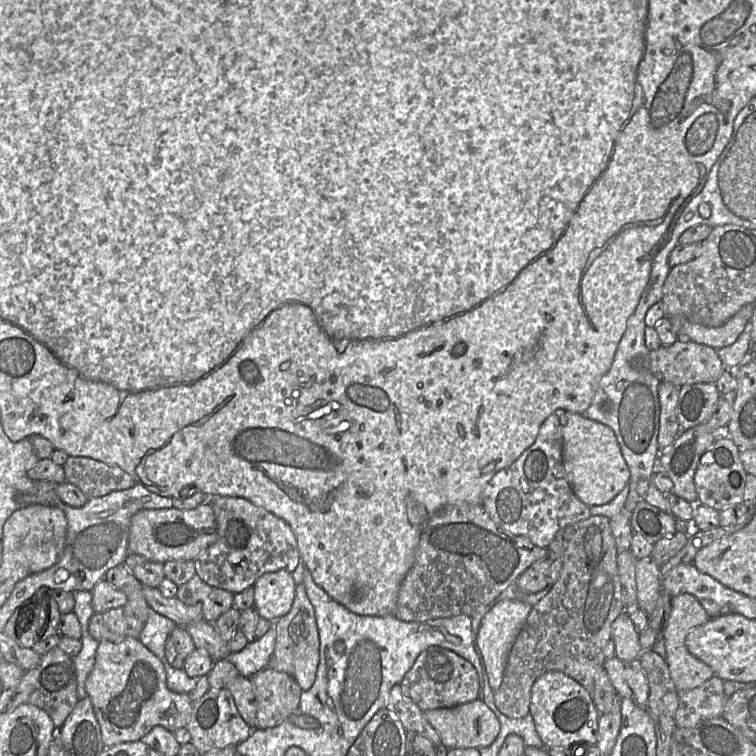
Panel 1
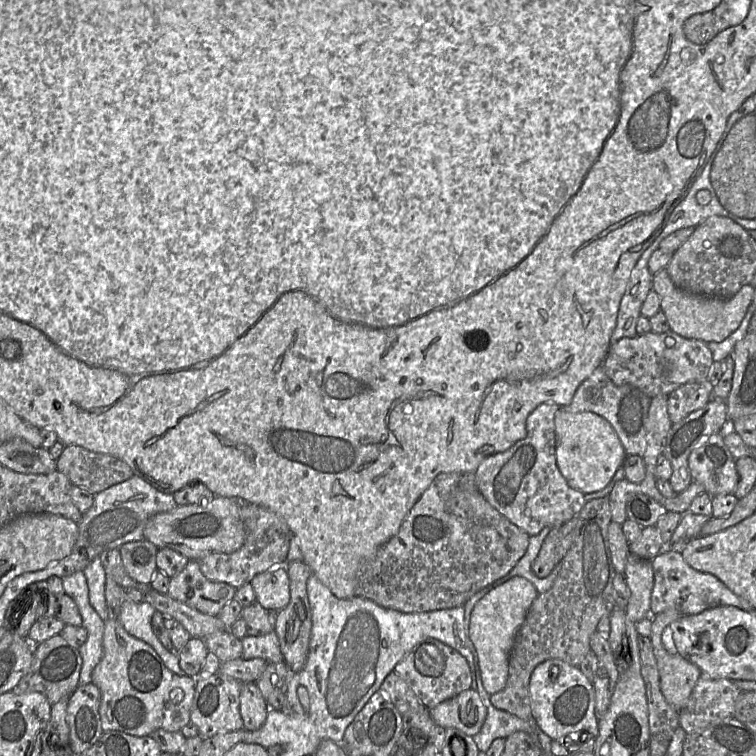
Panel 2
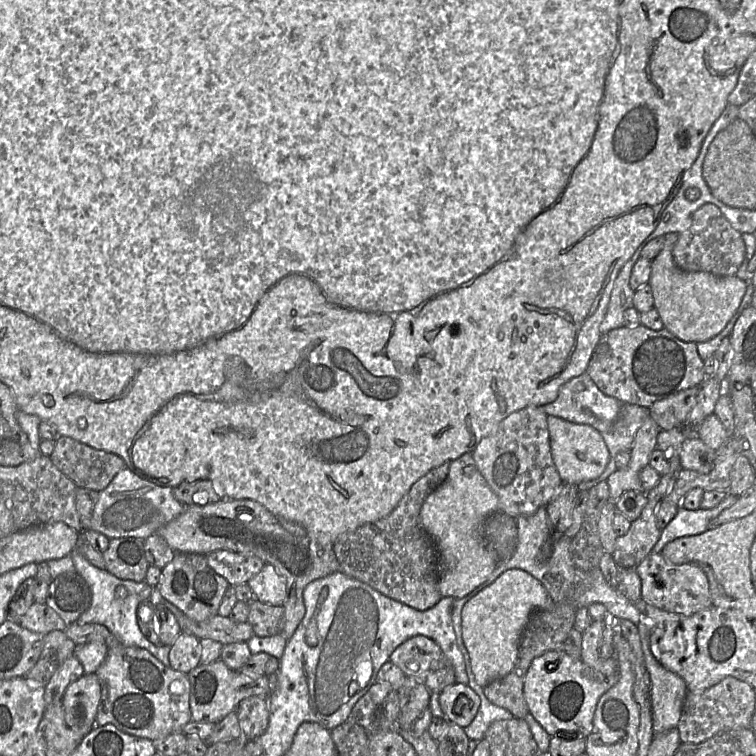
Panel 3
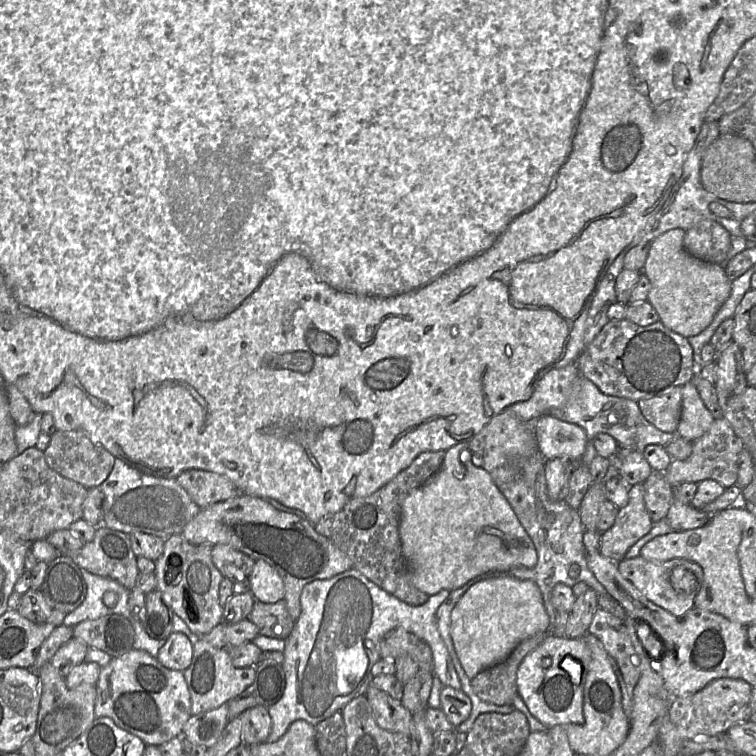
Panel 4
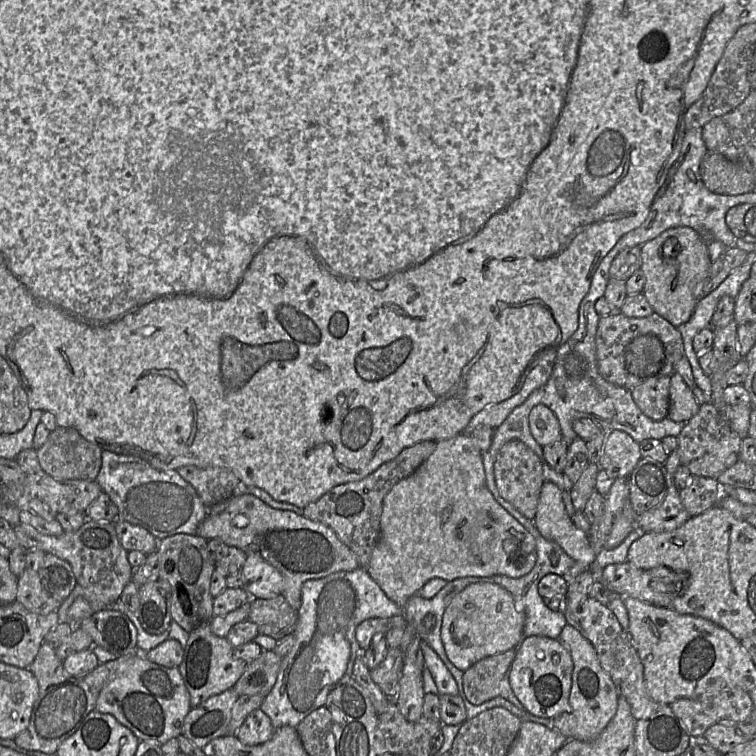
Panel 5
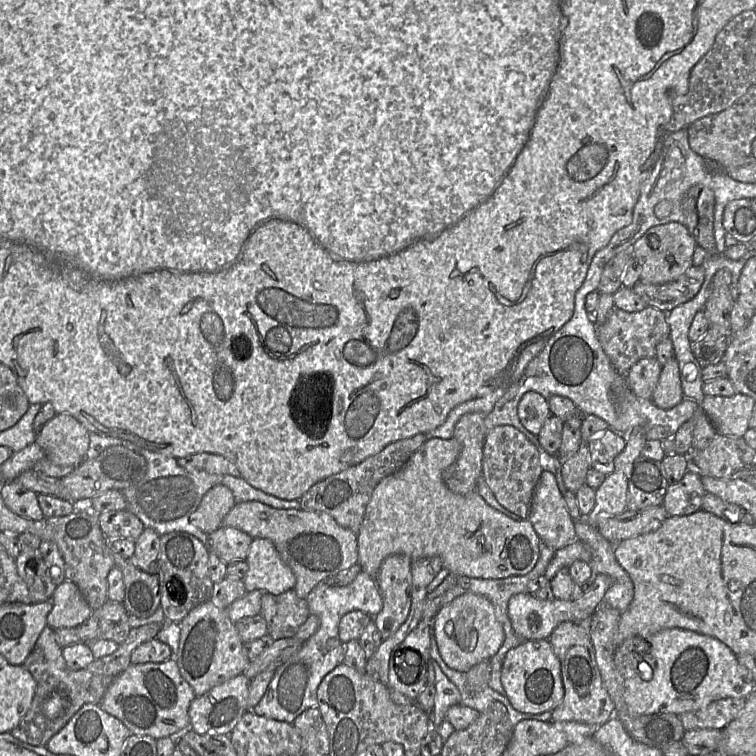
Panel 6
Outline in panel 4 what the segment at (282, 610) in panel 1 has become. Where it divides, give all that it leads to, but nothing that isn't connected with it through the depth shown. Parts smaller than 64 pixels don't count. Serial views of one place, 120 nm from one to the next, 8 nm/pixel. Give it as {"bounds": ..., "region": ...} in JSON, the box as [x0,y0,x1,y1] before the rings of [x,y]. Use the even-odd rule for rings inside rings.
{"bounds":[248,560,284,603],"region":[[[255,560],[252,572],[248,576],[249,591],[255,600],[275,603],[284,599],[284,583],[278,572],[263,560]]]}

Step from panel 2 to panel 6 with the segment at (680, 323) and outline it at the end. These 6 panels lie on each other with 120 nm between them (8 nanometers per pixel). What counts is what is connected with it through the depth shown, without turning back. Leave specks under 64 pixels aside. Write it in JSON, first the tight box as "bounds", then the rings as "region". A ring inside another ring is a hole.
{"bounds":[631,222,697,284],"region":[[[668,222],[649,228],[631,247],[641,266],[640,280],[646,284],[664,284],[676,280],[693,266],[693,253],[697,243],[681,223]]]}

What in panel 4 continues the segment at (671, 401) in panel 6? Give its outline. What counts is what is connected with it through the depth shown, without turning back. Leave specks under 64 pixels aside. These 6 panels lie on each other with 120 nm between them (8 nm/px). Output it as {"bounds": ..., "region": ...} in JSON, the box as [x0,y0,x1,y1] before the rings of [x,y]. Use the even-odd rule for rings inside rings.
{"bounds":[676,382,715,442],"region":[[[691,382],[685,383],[681,388],[682,411],[676,433],[680,438],[692,442],[709,430],[715,418]]]}

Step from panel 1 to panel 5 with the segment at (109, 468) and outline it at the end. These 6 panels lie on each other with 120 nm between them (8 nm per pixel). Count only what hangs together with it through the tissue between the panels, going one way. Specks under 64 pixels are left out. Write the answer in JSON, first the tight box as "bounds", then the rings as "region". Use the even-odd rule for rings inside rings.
{"bounds":[38,426,102,480],"region":[[[58,426],[50,432],[47,441],[38,449],[41,468],[56,480],[96,480],[102,465],[102,449],[86,440],[76,429]]]}

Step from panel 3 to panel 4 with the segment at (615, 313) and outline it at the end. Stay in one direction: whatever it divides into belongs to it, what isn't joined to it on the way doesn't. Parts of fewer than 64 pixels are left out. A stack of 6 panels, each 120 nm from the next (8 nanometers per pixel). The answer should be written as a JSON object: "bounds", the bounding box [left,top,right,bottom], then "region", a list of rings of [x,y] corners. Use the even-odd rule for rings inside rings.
{"bounds":[588,250,627,333],"region":[[[626,250],[622,251],[609,266],[605,278],[603,277],[601,280],[588,310],[589,313],[592,308],[592,311],[595,312],[596,307],[596,315],[598,315],[599,320],[598,333],[610,321],[607,316],[608,308],[617,302],[615,283],[617,276],[624,270],[623,260],[627,252]]]}

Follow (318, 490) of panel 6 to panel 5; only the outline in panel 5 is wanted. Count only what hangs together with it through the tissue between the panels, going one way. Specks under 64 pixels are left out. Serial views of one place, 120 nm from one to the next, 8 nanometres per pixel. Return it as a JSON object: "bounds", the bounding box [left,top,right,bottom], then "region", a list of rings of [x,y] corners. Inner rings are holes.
{"bounds":[303,441,436,569],"region":[[[421,441],[405,448],[396,458],[382,464],[362,480],[335,486],[317,501],[309,503],[303,508],[303,515],[330,527],[355,554],[359,567],[366,569],[380,536],[382,505],[385,496],[399,481],[416,471],[435,451],[436,445],[434,441]]]}

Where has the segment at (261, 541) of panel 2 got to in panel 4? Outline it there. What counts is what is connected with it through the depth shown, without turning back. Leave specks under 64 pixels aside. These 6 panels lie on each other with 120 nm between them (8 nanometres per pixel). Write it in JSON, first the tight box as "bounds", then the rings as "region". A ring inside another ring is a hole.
{"bounds":[211,544,255,583],"region":[[[223,544],[212,546],[211,557],[220,573],[233,583],[248,578],[255,564],[250,556]]]}

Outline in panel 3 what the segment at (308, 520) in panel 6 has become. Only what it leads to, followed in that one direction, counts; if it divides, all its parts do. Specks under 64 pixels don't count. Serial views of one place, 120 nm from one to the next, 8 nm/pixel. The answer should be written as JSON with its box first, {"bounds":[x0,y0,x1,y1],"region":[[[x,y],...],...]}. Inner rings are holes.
{"bounds":[157,499,339,640],"region":[[[221,499],[207,505],[192,505],[175,519],[157,531],[175,552],[208,555],[217,550],[228,550],[240,554],[253,554],[265,564],[272,565],[279,574],[286,579],[286,599],[284,602],[284,616],[281,635],[289,640],[305,616],[303,590],[310,582],[339,571],[336,555],[331,550],[317,547],[308,536],[296,537],[285,530],[277,517],[256,501],[248,499]]]}

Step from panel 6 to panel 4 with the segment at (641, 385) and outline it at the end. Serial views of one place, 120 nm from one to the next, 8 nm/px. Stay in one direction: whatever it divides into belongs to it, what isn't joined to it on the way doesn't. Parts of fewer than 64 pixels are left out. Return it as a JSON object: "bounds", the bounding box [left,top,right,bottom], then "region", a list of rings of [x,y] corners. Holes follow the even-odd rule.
{"bounds":[637,388,682,433],"region":[[[682,388],[670,389],[664,394],[637,401],[643,416],[663,432],[675,433],[681,418]]]}

